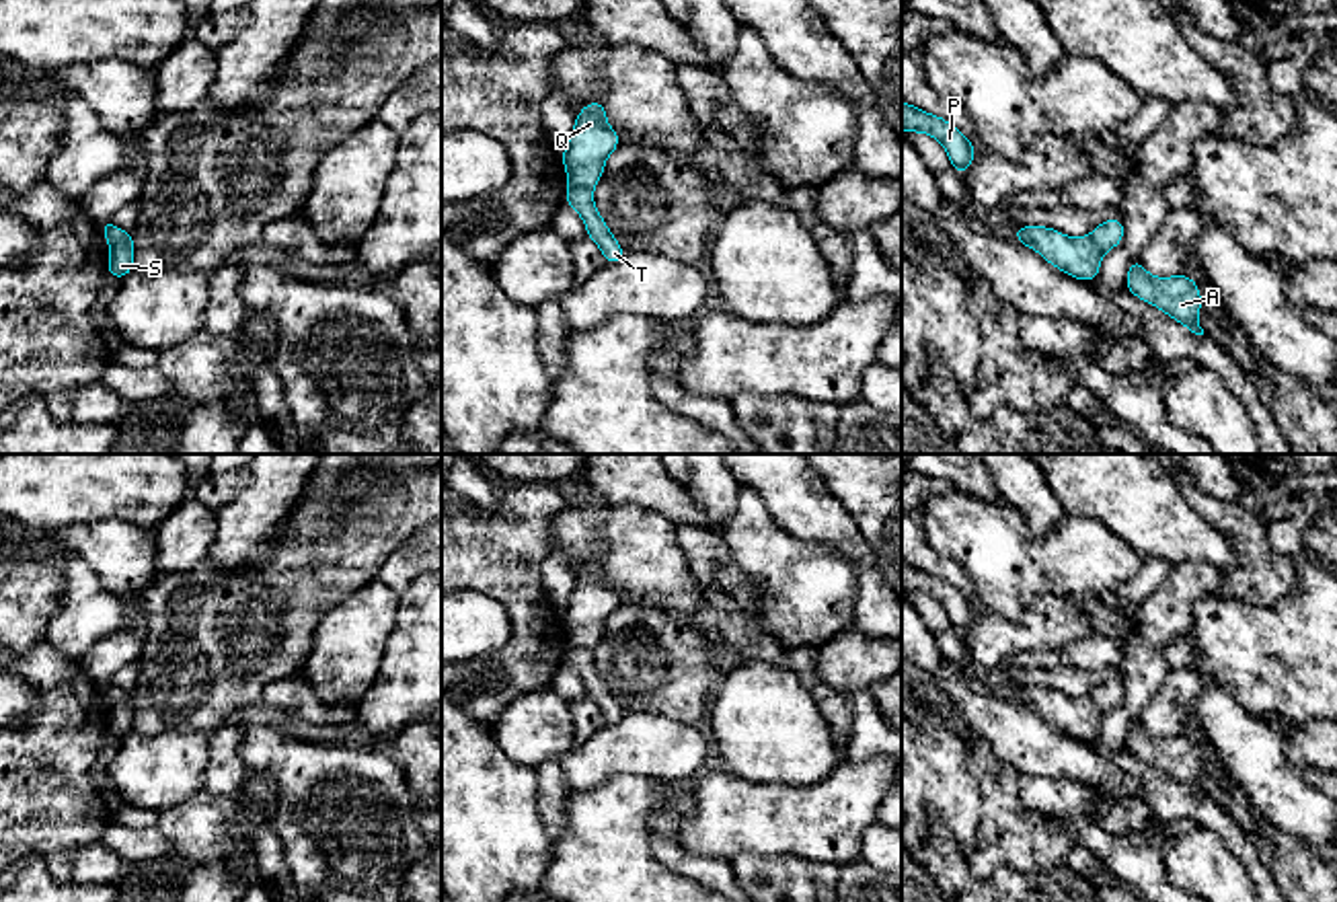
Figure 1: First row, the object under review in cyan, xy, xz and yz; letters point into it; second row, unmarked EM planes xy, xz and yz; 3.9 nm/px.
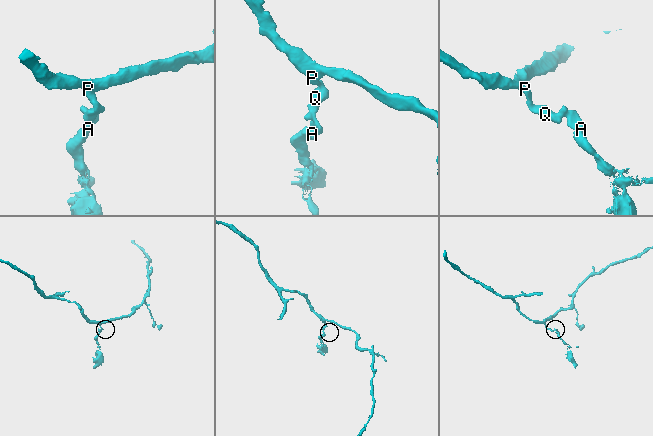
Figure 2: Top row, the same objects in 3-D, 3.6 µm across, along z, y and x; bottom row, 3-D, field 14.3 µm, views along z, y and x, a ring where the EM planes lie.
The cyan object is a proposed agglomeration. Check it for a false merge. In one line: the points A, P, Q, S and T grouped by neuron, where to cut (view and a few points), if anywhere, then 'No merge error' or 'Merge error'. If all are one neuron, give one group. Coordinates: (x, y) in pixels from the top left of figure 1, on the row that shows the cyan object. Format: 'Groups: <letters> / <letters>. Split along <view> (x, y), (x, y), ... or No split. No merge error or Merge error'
Groups: A T / P Q S. Split along xy (132, 237), (109, 249). Merge error

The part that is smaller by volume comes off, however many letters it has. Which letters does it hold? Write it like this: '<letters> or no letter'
A, T

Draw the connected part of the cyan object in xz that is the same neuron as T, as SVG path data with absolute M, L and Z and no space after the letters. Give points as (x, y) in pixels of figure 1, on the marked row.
M569 185L563 203L571 205L581 216L587 238L591 238L600 247L606 265L614 265L624 257L626 251L620 247L600 212L596 210L591 189Z

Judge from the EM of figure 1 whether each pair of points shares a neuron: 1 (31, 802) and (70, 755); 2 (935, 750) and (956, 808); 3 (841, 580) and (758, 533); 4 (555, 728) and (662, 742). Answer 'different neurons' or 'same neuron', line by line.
1: same neuron
2: same neuron
3: same neuron
4: different neurons

